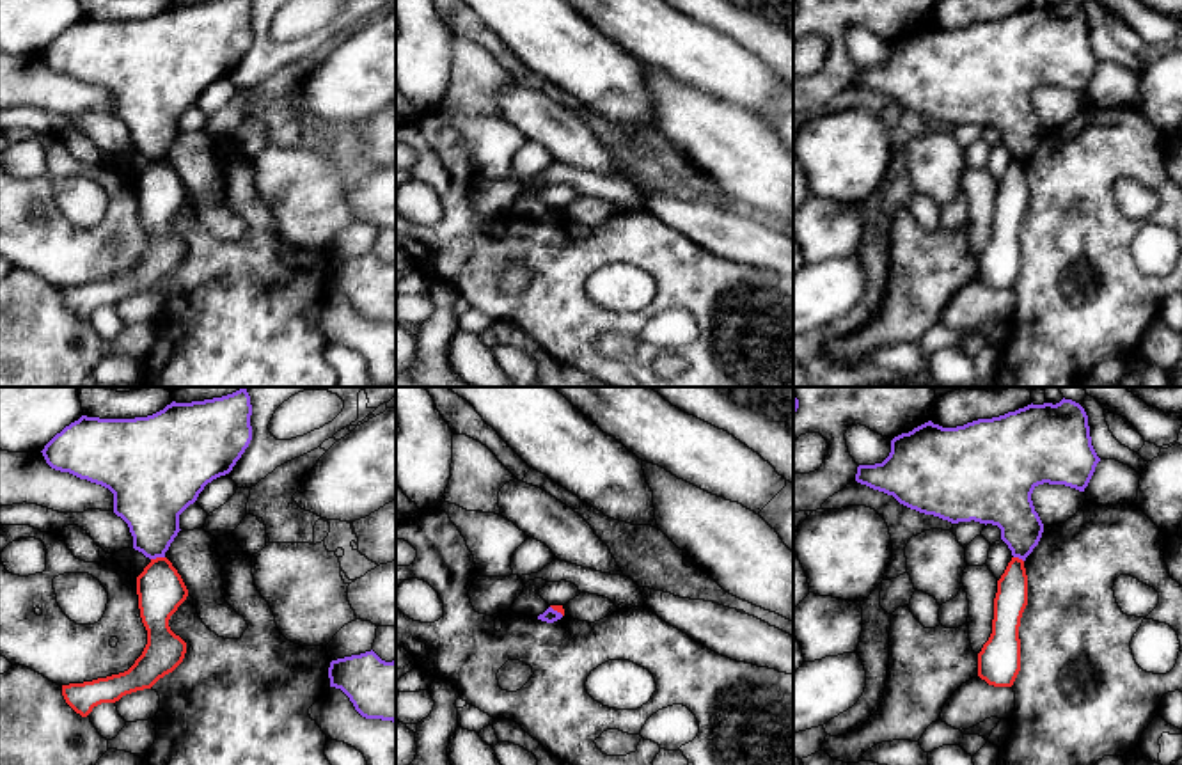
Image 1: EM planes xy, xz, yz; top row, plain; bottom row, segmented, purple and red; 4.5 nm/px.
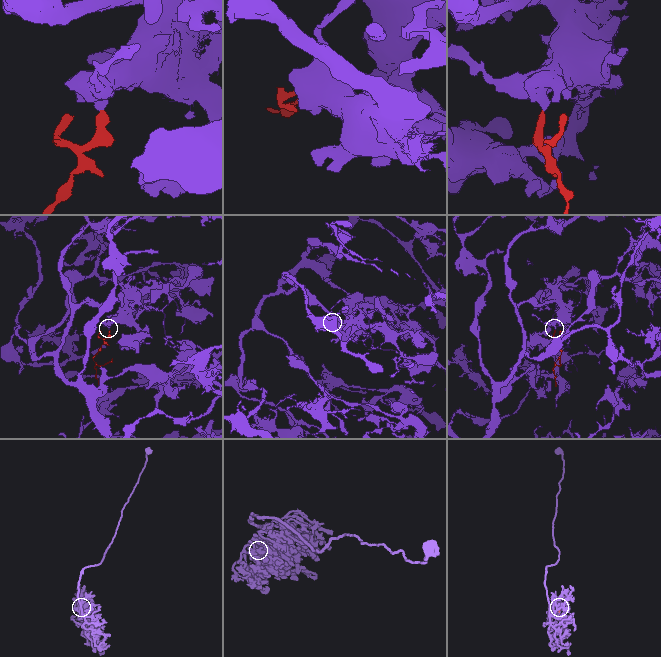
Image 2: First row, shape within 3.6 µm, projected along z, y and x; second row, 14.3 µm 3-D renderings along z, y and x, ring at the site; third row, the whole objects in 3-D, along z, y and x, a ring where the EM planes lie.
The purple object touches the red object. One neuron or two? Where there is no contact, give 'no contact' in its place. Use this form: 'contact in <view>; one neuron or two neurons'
contact in xy; two neurons

